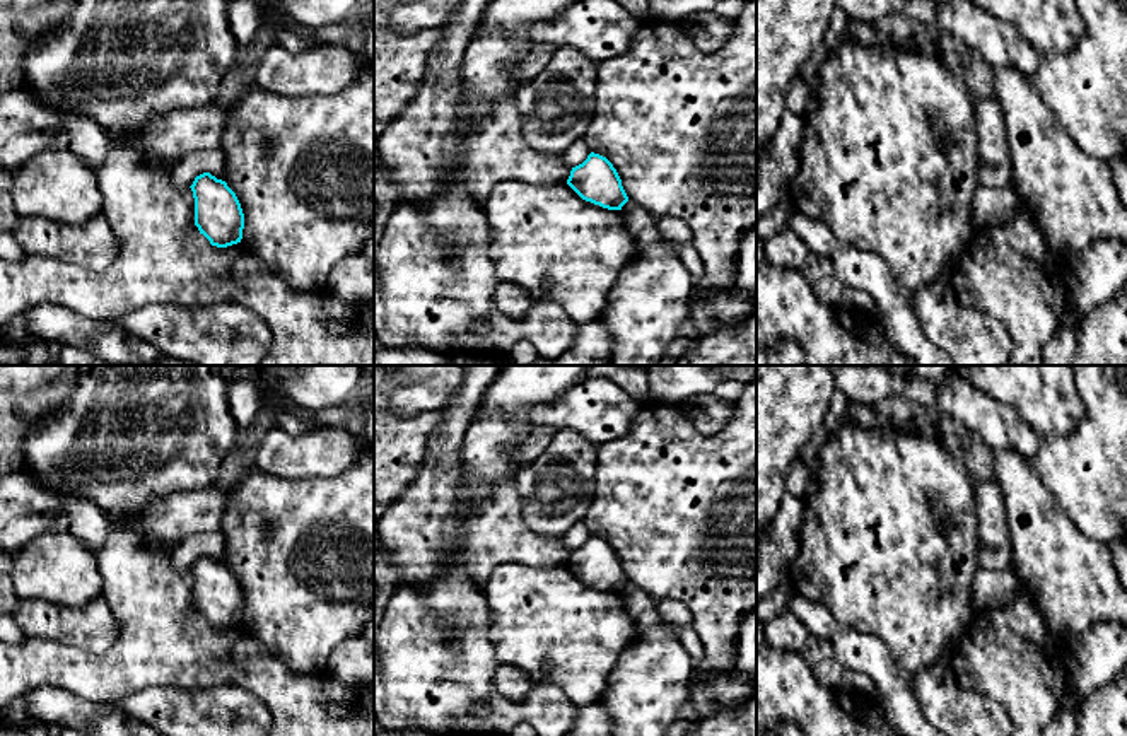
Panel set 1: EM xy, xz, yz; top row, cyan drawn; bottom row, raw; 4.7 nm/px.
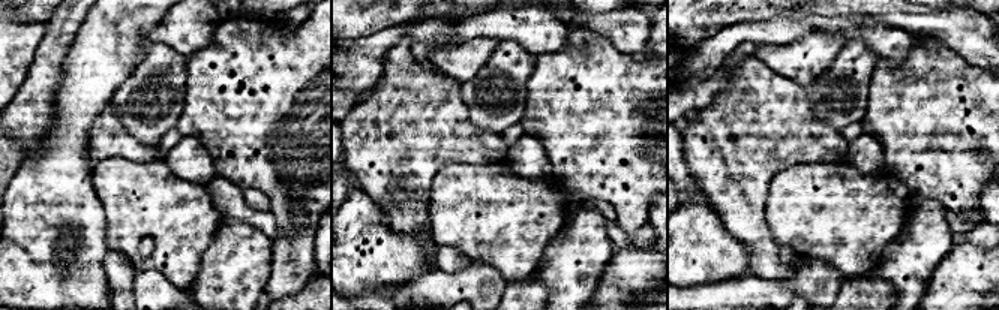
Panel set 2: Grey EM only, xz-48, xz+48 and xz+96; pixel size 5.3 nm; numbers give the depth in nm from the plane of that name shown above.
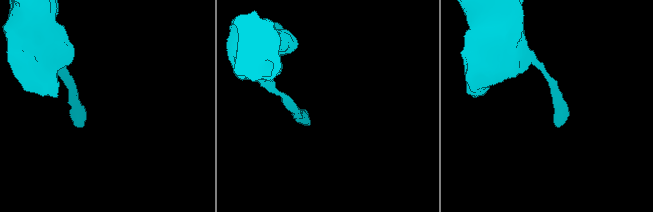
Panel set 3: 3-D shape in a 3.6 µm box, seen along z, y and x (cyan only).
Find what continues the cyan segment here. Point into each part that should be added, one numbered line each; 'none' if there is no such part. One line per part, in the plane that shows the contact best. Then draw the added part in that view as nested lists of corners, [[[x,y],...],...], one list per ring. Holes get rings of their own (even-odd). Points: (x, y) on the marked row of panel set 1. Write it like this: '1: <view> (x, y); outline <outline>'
none

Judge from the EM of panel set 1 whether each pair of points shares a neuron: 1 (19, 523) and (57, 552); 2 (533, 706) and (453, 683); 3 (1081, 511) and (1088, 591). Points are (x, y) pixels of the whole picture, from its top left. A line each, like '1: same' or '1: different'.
1: different
2: different
3: different

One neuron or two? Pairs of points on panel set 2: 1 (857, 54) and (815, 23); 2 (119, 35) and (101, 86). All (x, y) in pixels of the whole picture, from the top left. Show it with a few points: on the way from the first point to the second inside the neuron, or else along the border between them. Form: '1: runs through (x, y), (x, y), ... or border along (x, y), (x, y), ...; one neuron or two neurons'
1: border along (848, 39), (861, 39), (879, 56); two neurons
2: runs through (107, 47), (101, 59), (101, 74); one neuron

